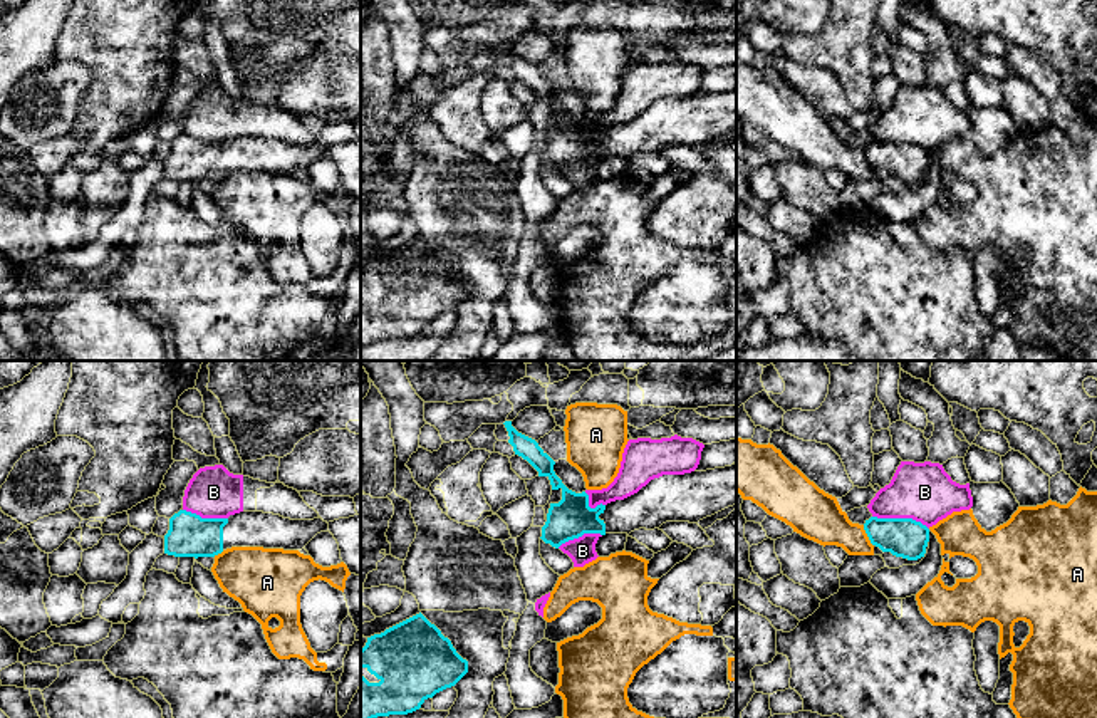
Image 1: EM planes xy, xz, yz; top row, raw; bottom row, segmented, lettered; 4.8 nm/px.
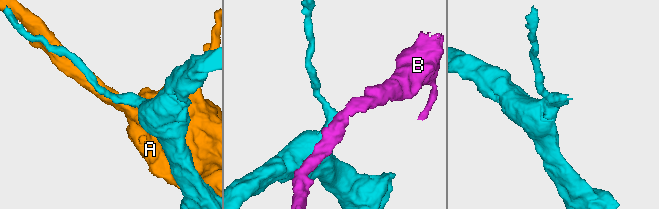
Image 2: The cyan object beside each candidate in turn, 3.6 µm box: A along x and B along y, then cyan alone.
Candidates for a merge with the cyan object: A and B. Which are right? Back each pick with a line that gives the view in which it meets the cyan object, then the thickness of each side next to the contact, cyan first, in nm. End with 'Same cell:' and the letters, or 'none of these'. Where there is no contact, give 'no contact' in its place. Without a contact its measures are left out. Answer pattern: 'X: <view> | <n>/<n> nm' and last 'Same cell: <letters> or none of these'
Same cell: none of these

